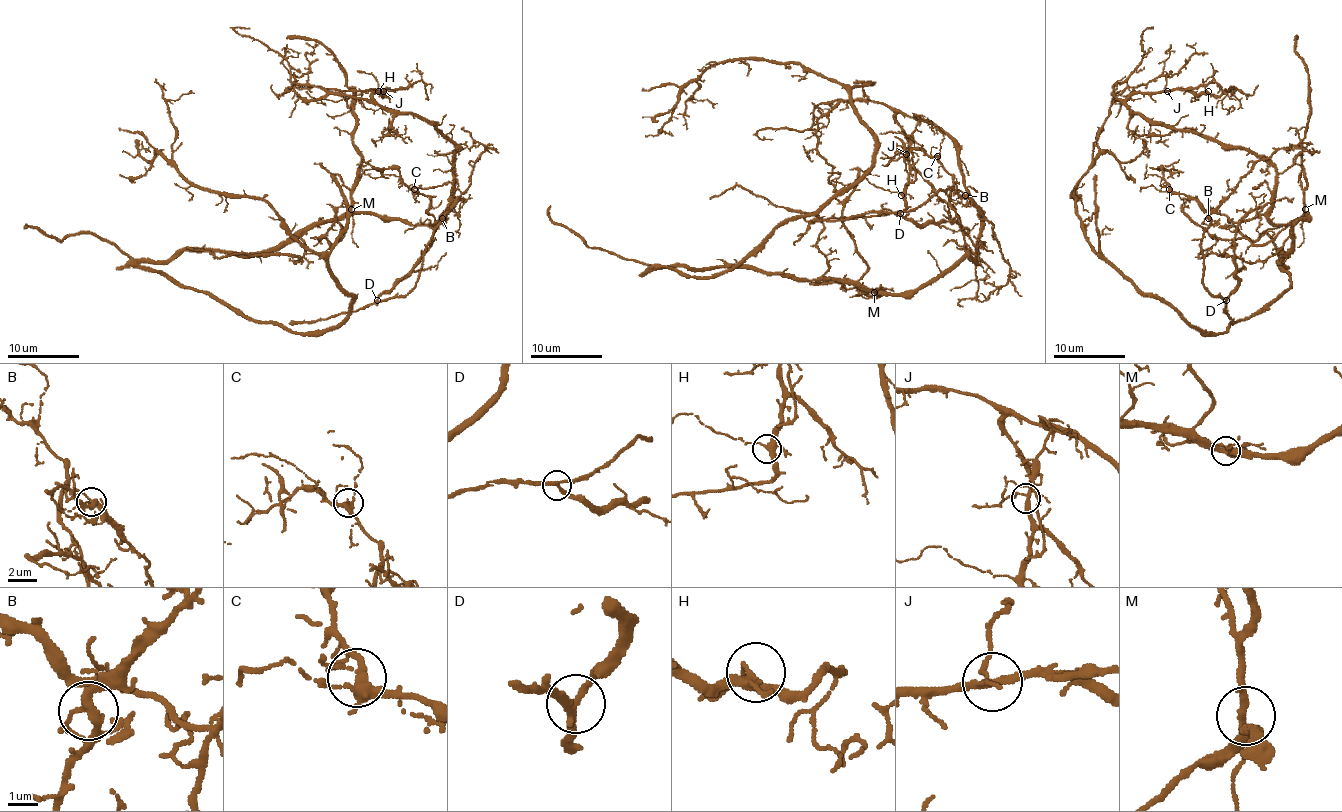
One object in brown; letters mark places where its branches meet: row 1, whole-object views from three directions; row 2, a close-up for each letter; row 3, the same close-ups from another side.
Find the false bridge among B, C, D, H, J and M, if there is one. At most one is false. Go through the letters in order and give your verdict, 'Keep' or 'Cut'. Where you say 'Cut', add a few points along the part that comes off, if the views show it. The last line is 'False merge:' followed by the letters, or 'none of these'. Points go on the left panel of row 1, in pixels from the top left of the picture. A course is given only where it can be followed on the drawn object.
B: Cut. Course of the part to remove: (442, 218), (417, 282), (401, 297), (380, 300), (451, 209), (459, 238)
C: Keep
D: Keep
H: Keep
J: Keep
M: Keep
False merge: B

